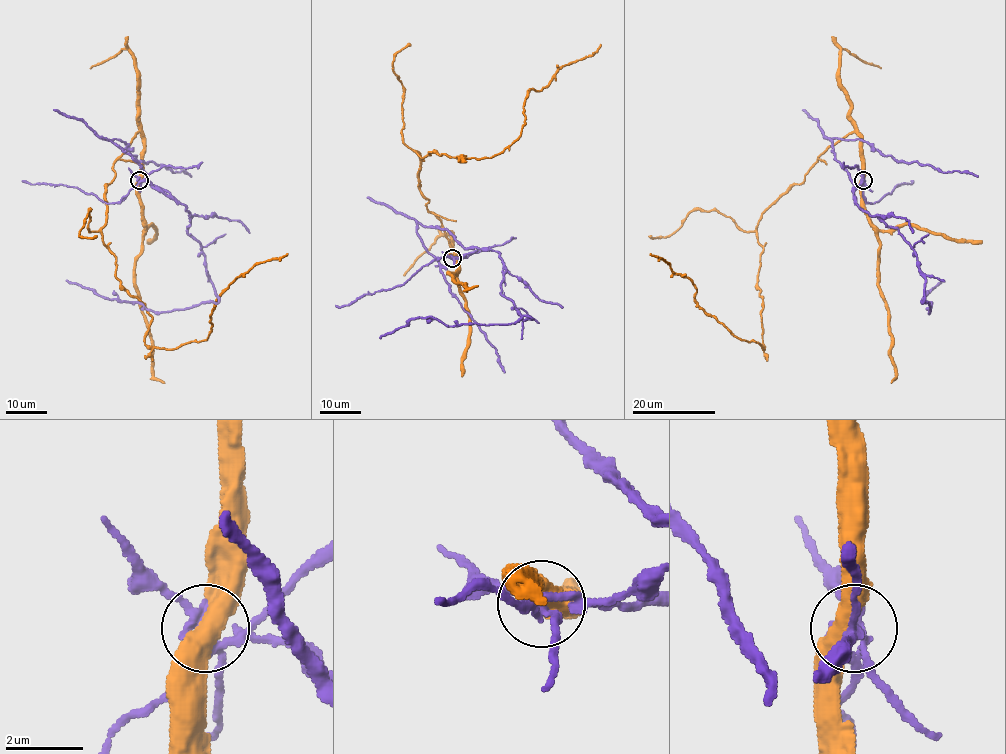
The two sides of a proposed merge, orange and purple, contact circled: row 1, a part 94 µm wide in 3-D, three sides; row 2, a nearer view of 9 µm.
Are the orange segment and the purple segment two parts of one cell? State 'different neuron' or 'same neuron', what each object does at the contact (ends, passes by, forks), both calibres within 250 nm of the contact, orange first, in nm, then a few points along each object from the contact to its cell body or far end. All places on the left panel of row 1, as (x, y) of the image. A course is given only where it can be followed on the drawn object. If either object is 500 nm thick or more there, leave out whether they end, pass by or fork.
different neuron; orange passes by; purple forks; calibres 480 and 220 nm; course orange (139, 180), (137, 132), (101, 229), (152, 317), (146, 345), (205, 340), (235, 278), (287, 254); course purple (139, 180), (183, 204), (218, 302), (155, 312), (66, 280)

